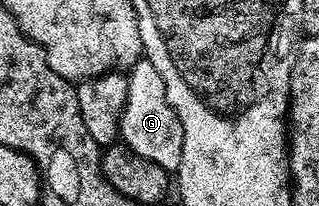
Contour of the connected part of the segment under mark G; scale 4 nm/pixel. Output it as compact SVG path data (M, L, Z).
M141 60L130 67L126 77L128 95L120 117L119 141L138 156L158 164L164 170L179 171L182 164L184 133L174 108L168 102L166 84L162 76L158 76L158 68L154 68L154 64L147 60Z

